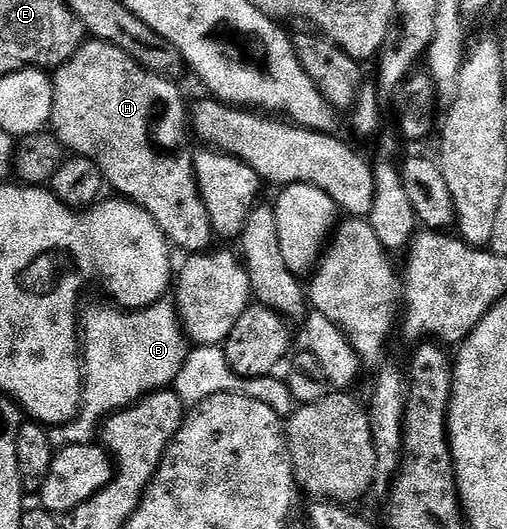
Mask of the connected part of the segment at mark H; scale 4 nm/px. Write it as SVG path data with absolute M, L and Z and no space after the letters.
M94 38L80 46L67 63L54 69L53 83L55 89L49 128L62 142L64 149L76 156L95 160L106 183L110 187L112 184L122 199L131 200L146 210L178 251L180 248L183 254L194 254L210 249L211 240L216 239L216 234L195 181L195 157L193 148L190 148L189 104L183 101L183 92L175 85L178 83L145 70L129 58L125 50L117 50L117 46Z

